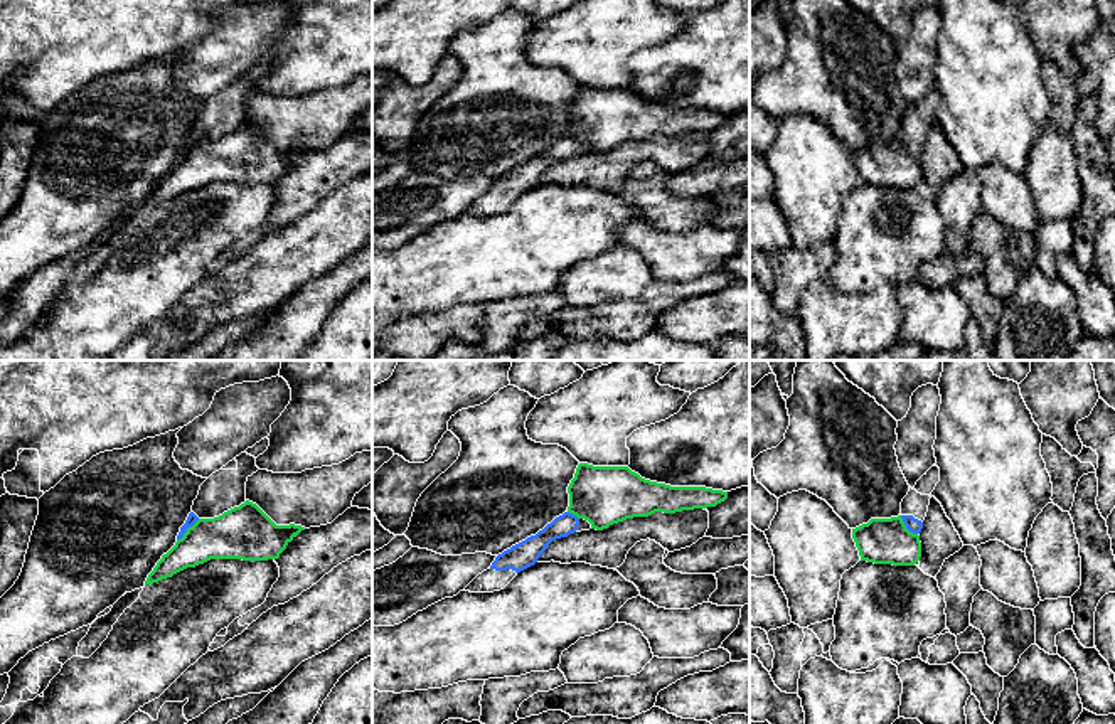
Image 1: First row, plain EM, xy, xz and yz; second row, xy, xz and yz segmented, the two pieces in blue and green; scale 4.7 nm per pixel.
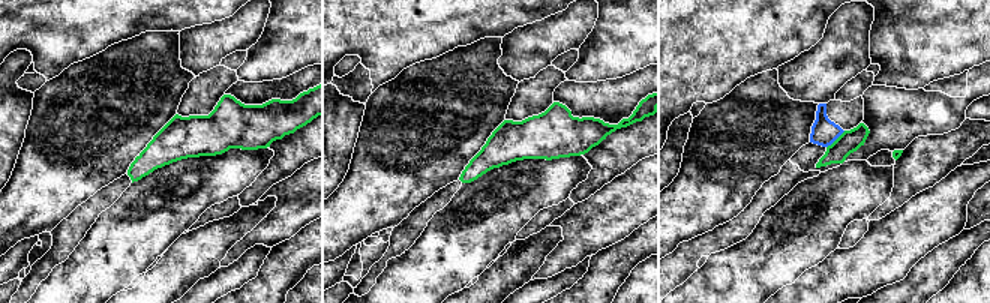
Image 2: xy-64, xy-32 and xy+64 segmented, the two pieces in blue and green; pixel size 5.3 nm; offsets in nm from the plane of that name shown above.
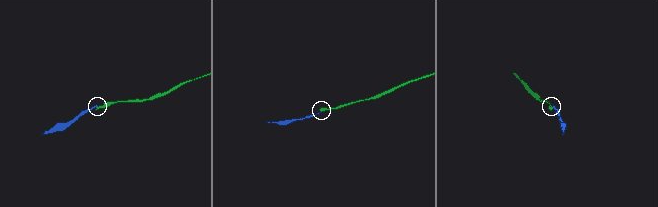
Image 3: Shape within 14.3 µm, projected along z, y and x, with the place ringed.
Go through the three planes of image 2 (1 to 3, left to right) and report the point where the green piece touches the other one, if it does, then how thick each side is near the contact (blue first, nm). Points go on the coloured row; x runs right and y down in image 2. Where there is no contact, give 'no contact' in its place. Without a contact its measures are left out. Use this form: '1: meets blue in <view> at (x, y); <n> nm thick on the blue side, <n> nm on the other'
1: no contact
2: no contact
3: meets blue in xy+64 at (836, 138); 140 nm thick on the blue side, 120 nm on the other

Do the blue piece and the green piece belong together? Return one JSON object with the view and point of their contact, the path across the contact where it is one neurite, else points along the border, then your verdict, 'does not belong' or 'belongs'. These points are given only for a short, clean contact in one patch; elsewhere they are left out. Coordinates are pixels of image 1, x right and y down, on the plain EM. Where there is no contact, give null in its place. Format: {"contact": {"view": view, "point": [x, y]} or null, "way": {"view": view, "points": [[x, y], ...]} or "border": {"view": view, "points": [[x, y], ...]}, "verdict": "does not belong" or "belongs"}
{"contact": {"view": "xy", "point": [187, 150]}, "border": {"view": "xy", "points": [[199, 142], [177, 164]]}, "verdict": "does not belong"}

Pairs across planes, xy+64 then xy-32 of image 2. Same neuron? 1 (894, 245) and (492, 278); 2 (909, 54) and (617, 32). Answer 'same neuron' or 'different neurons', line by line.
1: different neurons
2: same neuron

